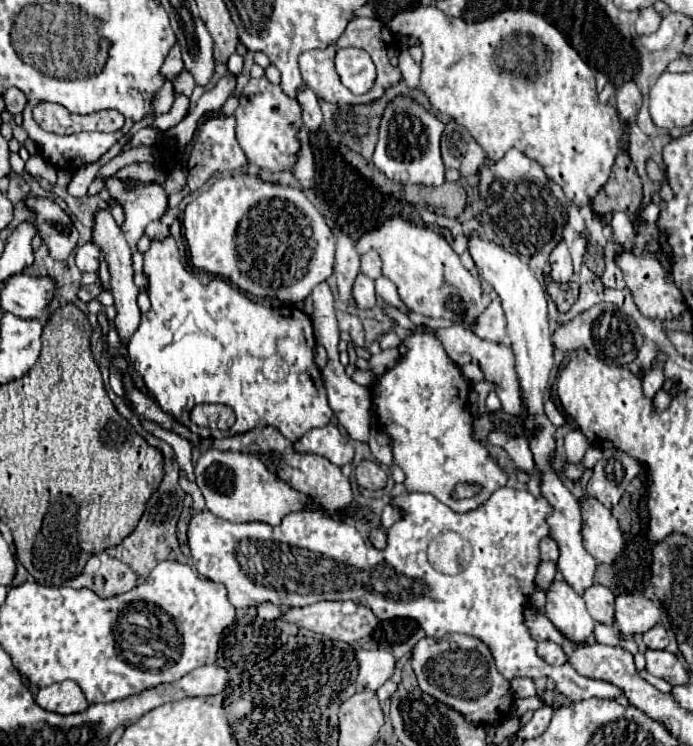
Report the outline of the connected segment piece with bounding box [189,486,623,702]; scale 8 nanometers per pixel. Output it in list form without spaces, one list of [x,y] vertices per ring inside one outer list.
[[[503,486],[495,490],[489,496],[489,500],[483,502],[479,508],[463,512],[463,514],[453,512],[447,504],[439,502],[433,494],[427,494],[427,492],[403,494],[395,498],[393,504],[405,510],[405,518],[389,528],[389,544],[385,550],[377,550],[373,546],[367,548],[365,540],[355,530],[355,524],[333,520],[321,512],[287,514],[283,518],[283,524],[275,528],[263,522],[231,524],[227,520],[213,516],[211,512],[199,512],[189,522],[191,558],[201,576],[227,586],[229,600],[233,602],[235,608],[257,606],[257,602],[265,602],[265,600],[277,604],[279,608],[309,606],[321,600],[353,600],[357,604],[365,604],[365,606],[369,604],[369,608],[379,620],[415,618],[419,626],[427,632],[427,636],[431,638],[443,638],[445,634],[457,632],[457,634],[467,634],[467,636],[475,636],[483,640],[495,658],[497,670],[509,680],[517,676],[527,676],[533,680],[543,678],[543,676],[553,678],[557,684],[557,690],[573,702],[587,700],[593,696],[619,698],[623,694],[623,690],[611,682],[585,678],[577,672],[567,672],[559,666],[547,664],[543,658],[537,656],[535,652],[537,642],[531,638],[529,628],[523,624],[523,610],[529,602],[531,592],[535,590],[533,580],[535,580],[537,566],[539,566],[537,546],[541,538],[549,534],[549,526],[545,526],[545,514],[549,514],[549,504],[545,502],[545,498],[533,498],[533,494],[527,490]]]

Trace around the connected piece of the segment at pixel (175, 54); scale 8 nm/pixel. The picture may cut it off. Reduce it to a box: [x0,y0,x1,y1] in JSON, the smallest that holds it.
[161,44,183,80]

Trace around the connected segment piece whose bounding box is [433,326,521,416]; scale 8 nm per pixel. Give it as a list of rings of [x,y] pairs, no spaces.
[[[463,326],[441,328],[441,330],[435,330],[433,334],[441,340],[441,344],[445,346],[447,356],[449,356],[455,364],[463,366],[463,364],[475,362],[475,364],[481,366],[481,370],[483,370],[483,374],[485,374],[485,380],[489,380],[489,382],[495,384],[495,392],[497,392],[497,396],[501,398],[501,408],[503,408],[503,412],[513,414],[513,416],[519,416],[519,414],[521,414],[521,390],[519,390],[519,386],[517,386],[515,360],[513,360],[511,348],[501,346],[501,344],[495,344],[495,342],[481,340],[481,338],[477,338],[471,330],[467,330],[467,328],[463,328]]]

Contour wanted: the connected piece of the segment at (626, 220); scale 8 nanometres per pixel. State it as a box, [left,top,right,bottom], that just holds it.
[611,212,635,242]

